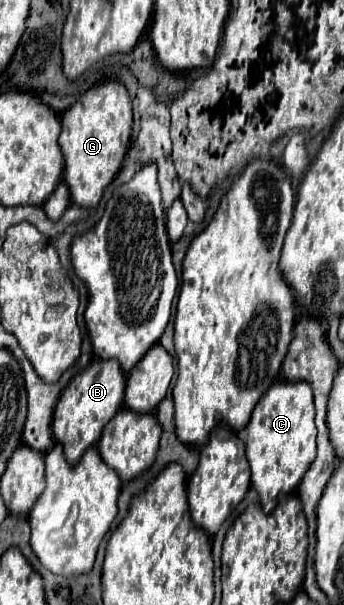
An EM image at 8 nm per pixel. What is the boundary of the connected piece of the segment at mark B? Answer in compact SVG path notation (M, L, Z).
M99 359L99 361L93 361L83 373L79 373L69 383L69 387L61 393L51 429L55 439L63 445L67 463L75 465L81 459L83 451L99 441L103 427L123 407L123 387L125 387L125 377L119 367L119 361Z

